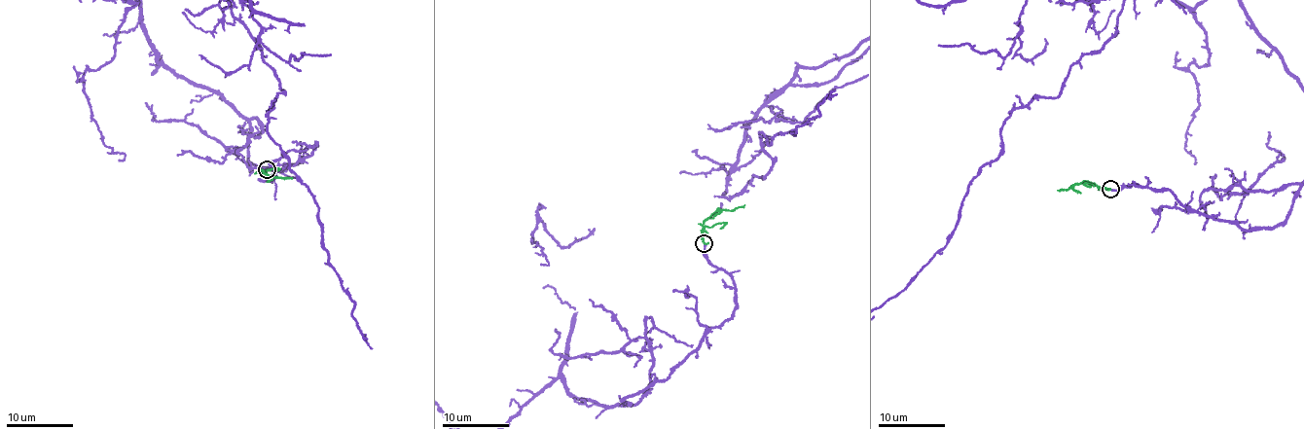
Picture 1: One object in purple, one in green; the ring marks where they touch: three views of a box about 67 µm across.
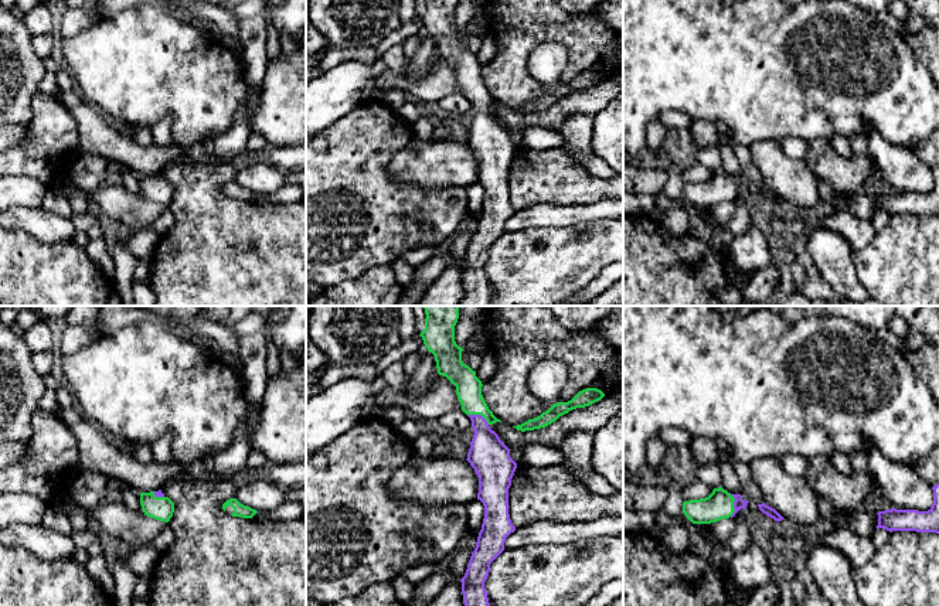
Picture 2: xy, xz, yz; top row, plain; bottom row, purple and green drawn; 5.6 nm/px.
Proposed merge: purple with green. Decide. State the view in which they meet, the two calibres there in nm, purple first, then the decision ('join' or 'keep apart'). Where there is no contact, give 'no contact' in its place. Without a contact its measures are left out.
meets purple in yz; 60 nm thick on the purple side, 160 nm on the other; join

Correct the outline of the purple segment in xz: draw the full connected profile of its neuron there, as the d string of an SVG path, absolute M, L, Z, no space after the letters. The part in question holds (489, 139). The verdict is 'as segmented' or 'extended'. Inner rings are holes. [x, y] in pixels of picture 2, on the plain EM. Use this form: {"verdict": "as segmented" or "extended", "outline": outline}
{"verdict": "extended", "outline": "M426 0L425 13L419 17L425 30L435 38L438 57L446 59L455 69L462 93L470 101L474 113L467 136L467 144L479 160L477 183L484 188L484 201L477 219L476 231L462 265L465 296L457 306L489 306L490 286L484 265L490 255L490 246L504 234L506 221L516 214L508 197L508 171L517 152L517 146L510 140L510 132L500 123L499 118L490 112L497 102L489 92L482 78L482 64L469 48L462 44L463 31L455 24L455 8L459 0Z"}

